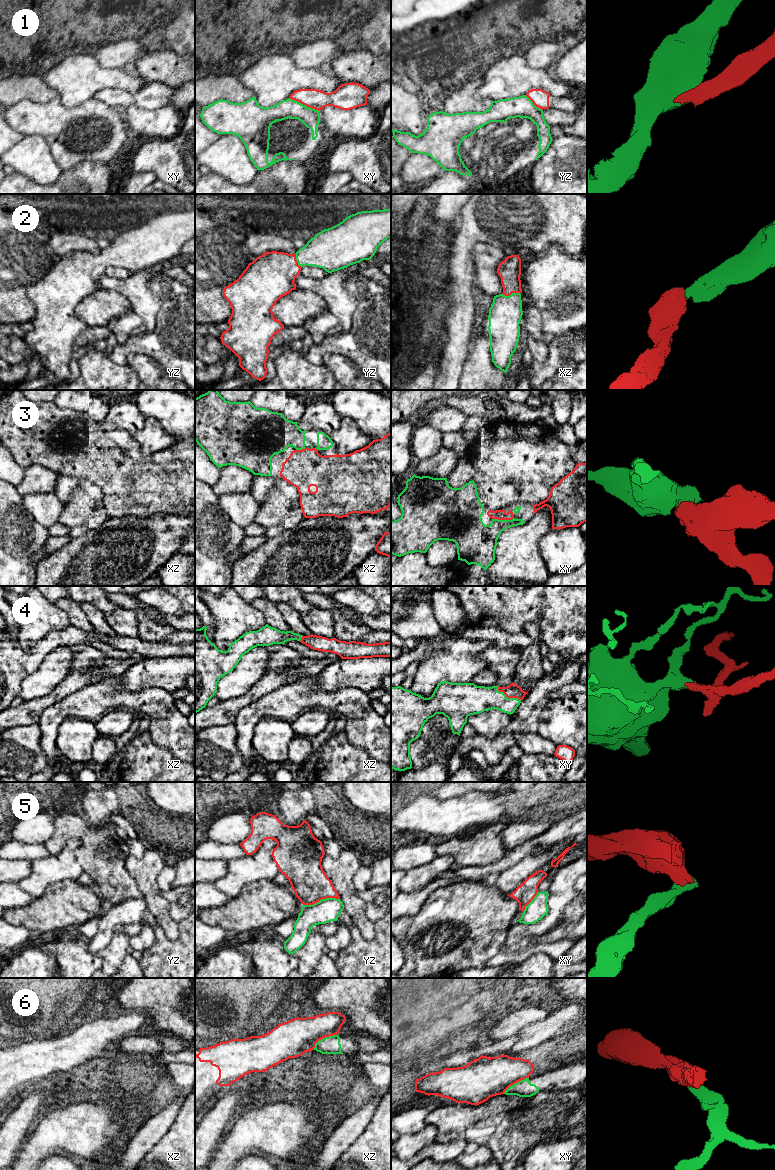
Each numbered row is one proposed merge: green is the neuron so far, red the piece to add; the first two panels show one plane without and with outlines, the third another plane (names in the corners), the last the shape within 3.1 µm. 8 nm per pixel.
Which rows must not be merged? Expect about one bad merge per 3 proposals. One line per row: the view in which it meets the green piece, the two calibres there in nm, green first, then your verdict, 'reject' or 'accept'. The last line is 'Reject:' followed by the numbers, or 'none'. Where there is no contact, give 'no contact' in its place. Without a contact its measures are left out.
1: xy | 150/160 nm | reject
2: xz | 260/190 nm | accept
3: xy | 280/80 nm | accept
4: xy | 220/110 nm | accept
5: yz | 190/300 nm | reject
6: xz | 140/300 nm | reject
Reject: 1, 5, 6

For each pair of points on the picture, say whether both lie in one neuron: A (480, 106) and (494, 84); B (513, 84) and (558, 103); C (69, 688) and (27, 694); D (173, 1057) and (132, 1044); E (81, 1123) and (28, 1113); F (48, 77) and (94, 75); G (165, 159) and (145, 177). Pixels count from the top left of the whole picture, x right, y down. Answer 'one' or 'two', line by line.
A: two
B: two
C: two
D: two
E: two
F: one
G: two

